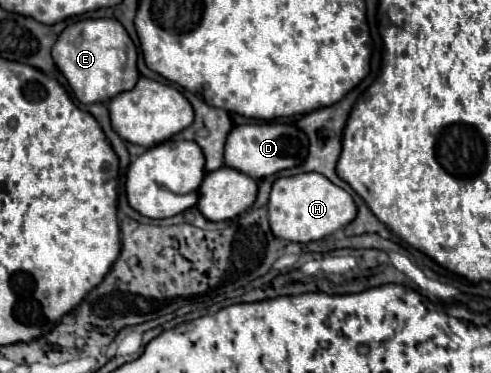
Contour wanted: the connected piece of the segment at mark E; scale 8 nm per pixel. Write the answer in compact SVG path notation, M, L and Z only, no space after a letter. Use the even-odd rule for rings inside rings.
M87 18L69 24L55 42L51 56L83 104L109 102L117 94L133 90L139 80L137 48L125 28L113 18Z

